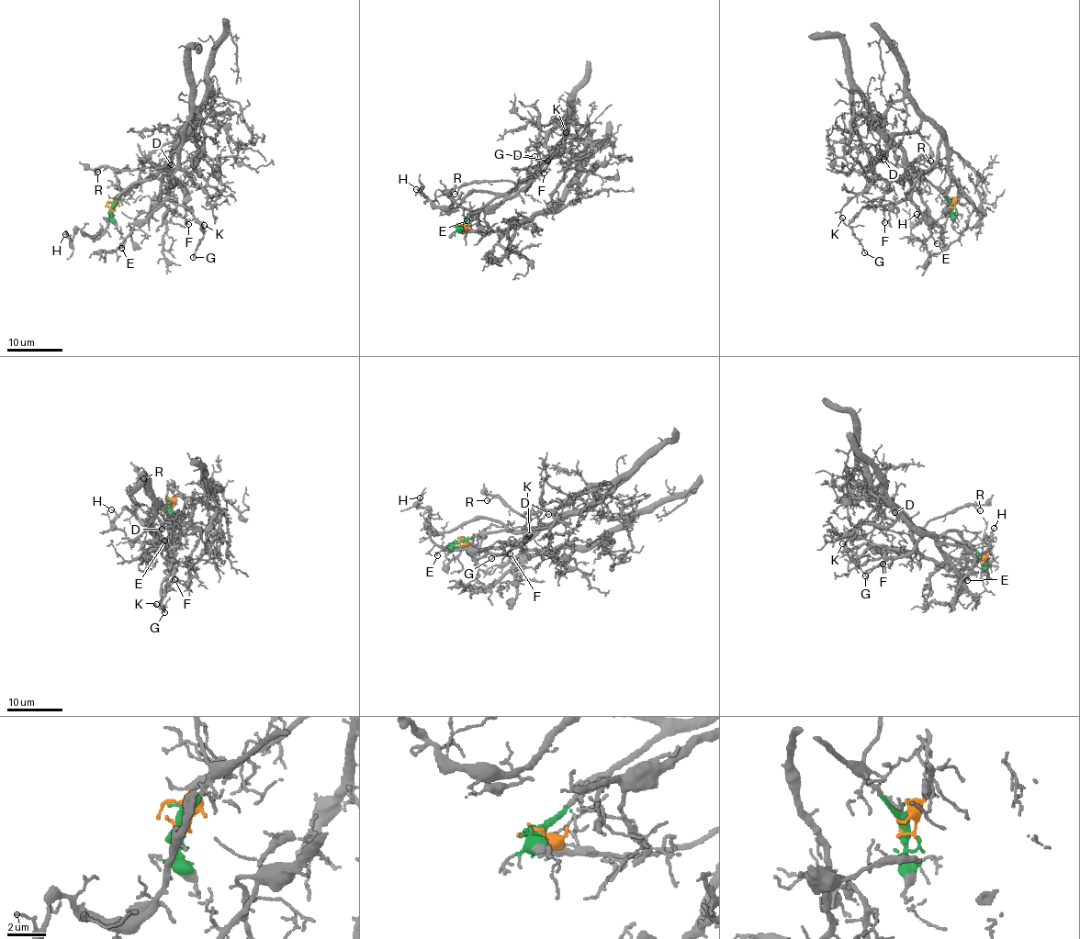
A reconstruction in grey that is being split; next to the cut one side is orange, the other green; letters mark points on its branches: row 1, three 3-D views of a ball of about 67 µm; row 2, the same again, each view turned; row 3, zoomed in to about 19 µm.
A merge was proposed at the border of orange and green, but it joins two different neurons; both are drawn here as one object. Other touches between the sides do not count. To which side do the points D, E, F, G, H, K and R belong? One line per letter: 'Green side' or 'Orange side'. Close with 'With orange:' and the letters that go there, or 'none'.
D: Green side
E: Green side
F: Green side
G: Green side
H: Green side
K: Green side
R: Green side
With orange: none

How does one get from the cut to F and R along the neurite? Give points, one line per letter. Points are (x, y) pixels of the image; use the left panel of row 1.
F: (112, 210), (114, 203), (123, 195), (166, 169), (169, 173), (168, 193), (180, 217), (188, 224)
R: (112, 210), (114, 203), (157, 171), (150, 167), (102, 167), (96, 173)

